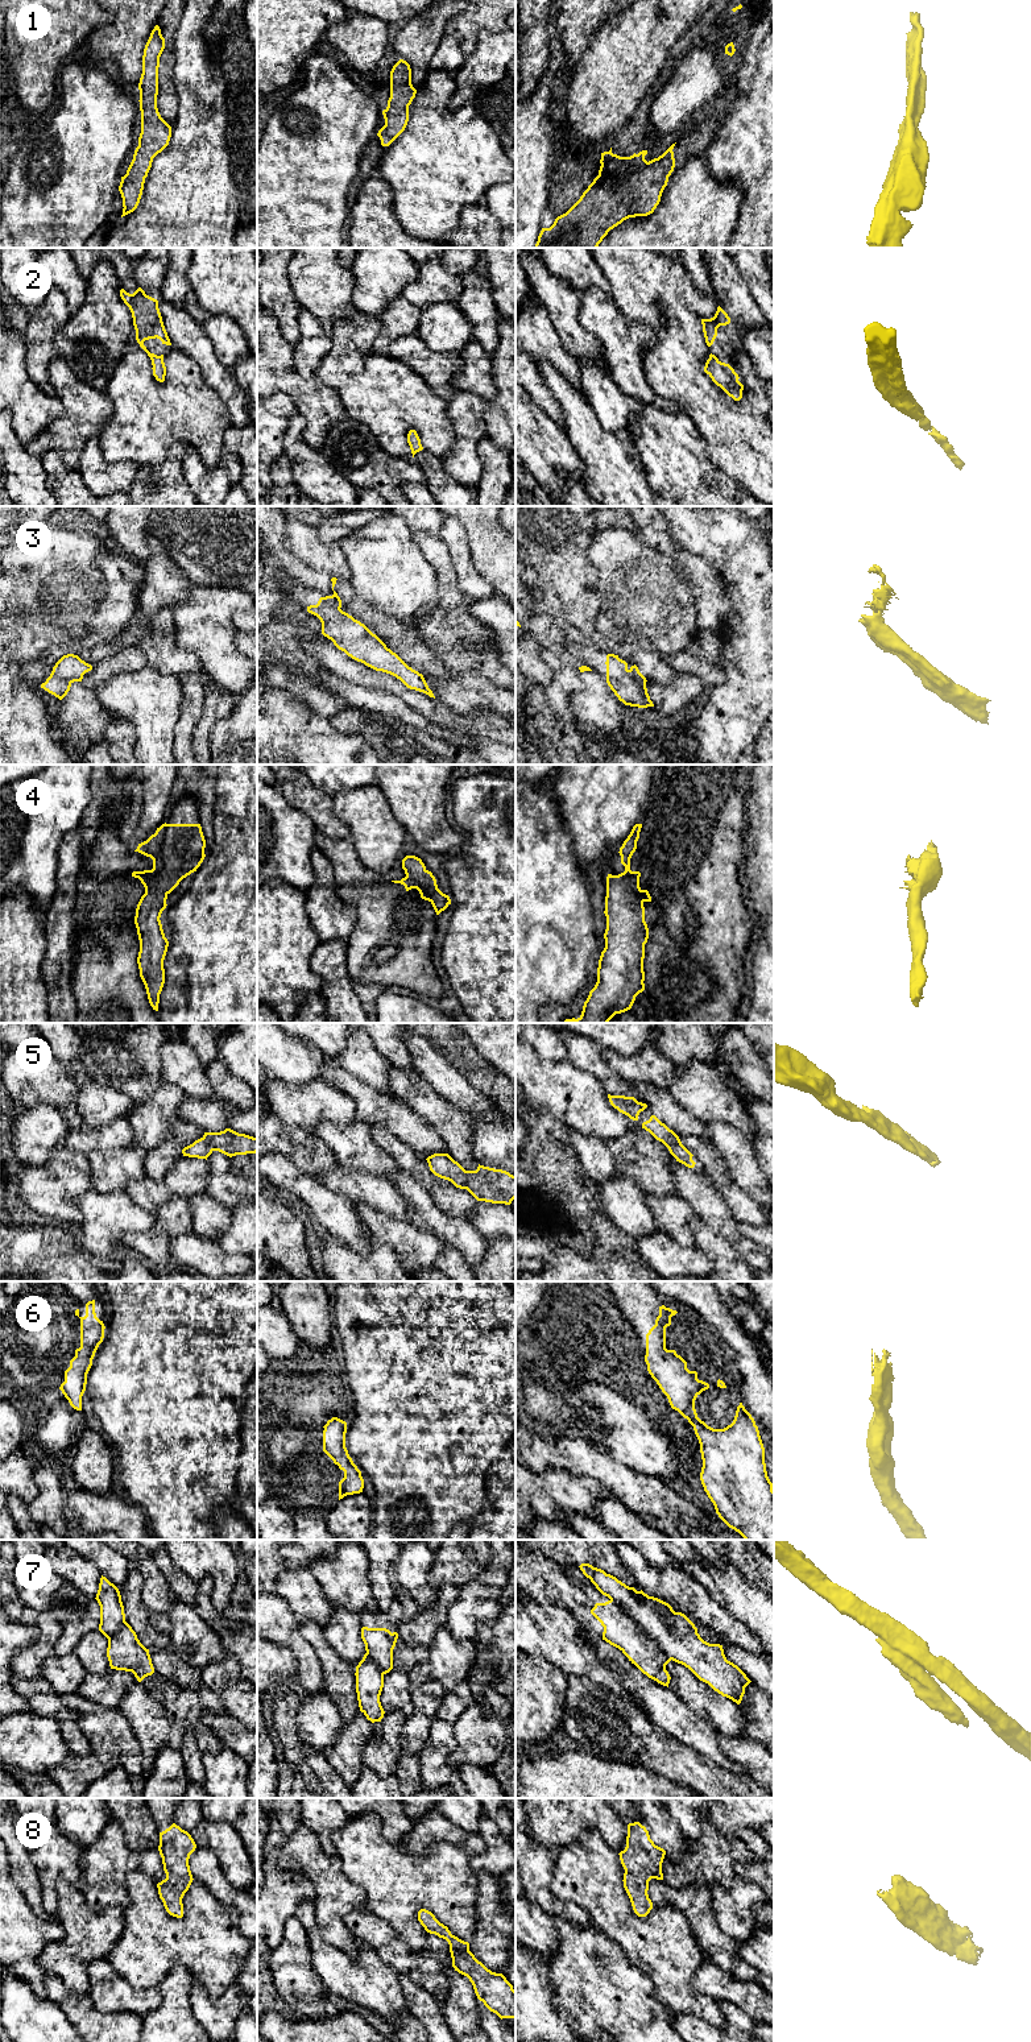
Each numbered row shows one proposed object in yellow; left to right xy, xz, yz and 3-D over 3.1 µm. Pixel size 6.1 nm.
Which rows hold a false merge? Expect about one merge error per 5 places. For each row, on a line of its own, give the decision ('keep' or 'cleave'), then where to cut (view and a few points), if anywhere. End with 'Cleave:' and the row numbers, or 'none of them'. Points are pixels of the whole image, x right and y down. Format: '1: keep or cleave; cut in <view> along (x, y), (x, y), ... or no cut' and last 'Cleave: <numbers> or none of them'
1: keep; no cut
2: keep; no cut
3: keep; no cut
4: keep; no cut
5: keep; no cut
6: keep; no cut
7: cleave; cut in yz along (611, 1599), (670, 1660)
8: keep; no cut
Cleave: 7

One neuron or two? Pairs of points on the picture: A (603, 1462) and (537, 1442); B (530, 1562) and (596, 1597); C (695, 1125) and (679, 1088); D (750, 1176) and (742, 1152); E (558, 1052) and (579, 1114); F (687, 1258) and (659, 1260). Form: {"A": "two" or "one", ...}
{"A": "one", "B": "one", "C": "two", "D": "one", "E": "two", "F": "one"}

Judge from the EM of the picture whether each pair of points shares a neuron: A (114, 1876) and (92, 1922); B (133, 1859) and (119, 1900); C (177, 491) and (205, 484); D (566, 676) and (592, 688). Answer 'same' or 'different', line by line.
A: different
B: same
C: different
D: different

